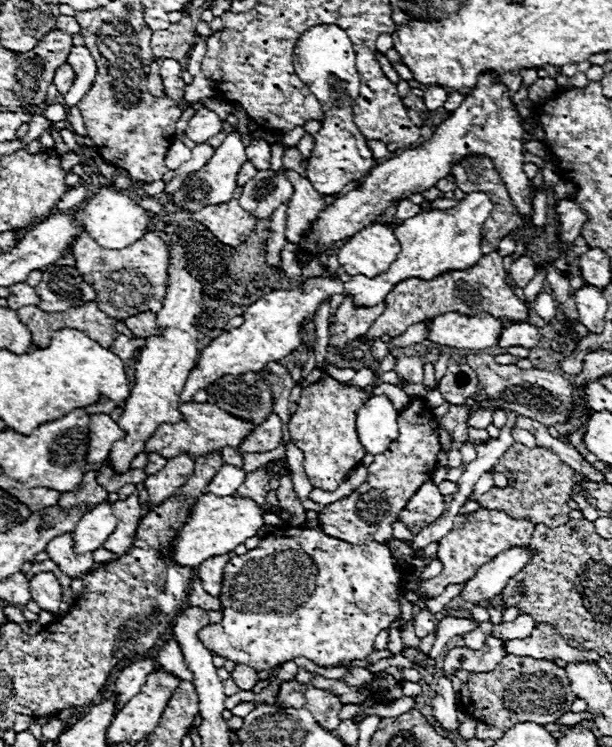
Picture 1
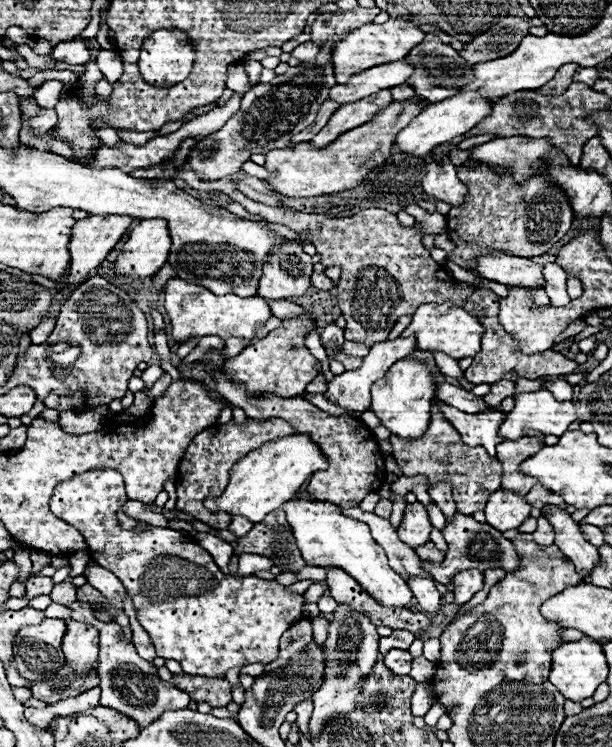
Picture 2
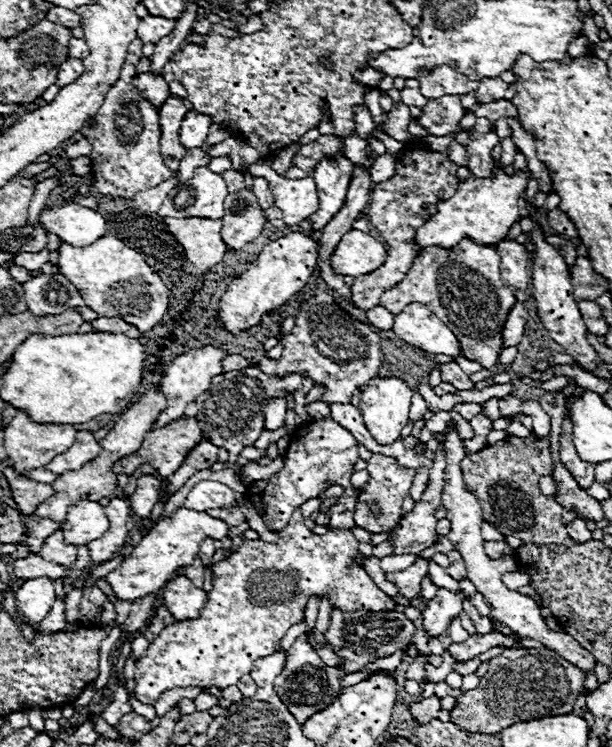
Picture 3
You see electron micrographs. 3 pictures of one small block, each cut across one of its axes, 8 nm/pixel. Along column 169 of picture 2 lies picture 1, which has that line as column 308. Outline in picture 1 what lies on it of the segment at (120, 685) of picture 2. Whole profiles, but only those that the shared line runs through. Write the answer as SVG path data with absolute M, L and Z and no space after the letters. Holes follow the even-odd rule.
M296 678L290 682L280 682L276 704L286 708L308 708L314 720L328 730L336 730L340 724L338 714L344 706L332 692L314 688L312 684L300 684Z

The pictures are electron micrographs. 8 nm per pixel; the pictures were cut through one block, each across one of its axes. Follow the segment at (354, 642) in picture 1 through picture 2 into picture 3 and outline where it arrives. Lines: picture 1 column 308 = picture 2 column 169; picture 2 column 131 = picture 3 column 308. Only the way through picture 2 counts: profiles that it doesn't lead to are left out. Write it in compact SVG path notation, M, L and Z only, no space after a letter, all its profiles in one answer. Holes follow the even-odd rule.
M296 508L292 520L278 534L280 534L278 544L268 544L264 540L250 540L244 542L228 560L216 562L212 568L214 586L206 594L206 602L204 608L200 610L200 616L194 620L176 620L168 624L150 644L146 654L136 660L134 692L142 704L154 706L160 694L172 688L216 686L218 690L224 690L228 686L234 686L240 680L240 676L250 674L252 664L258 658L264 658L280 650L280 642L286 630L292 624L304 620L304 608L310 594L322 596L328 592L332 604L340 610L356 610L356 608L394 610L396 602L372 582L366 570L362 566L350 564L350 558L358 552L358 540L352 536L350 530L332 530L322 536L316 536L304 526L304 516L300 508Z

